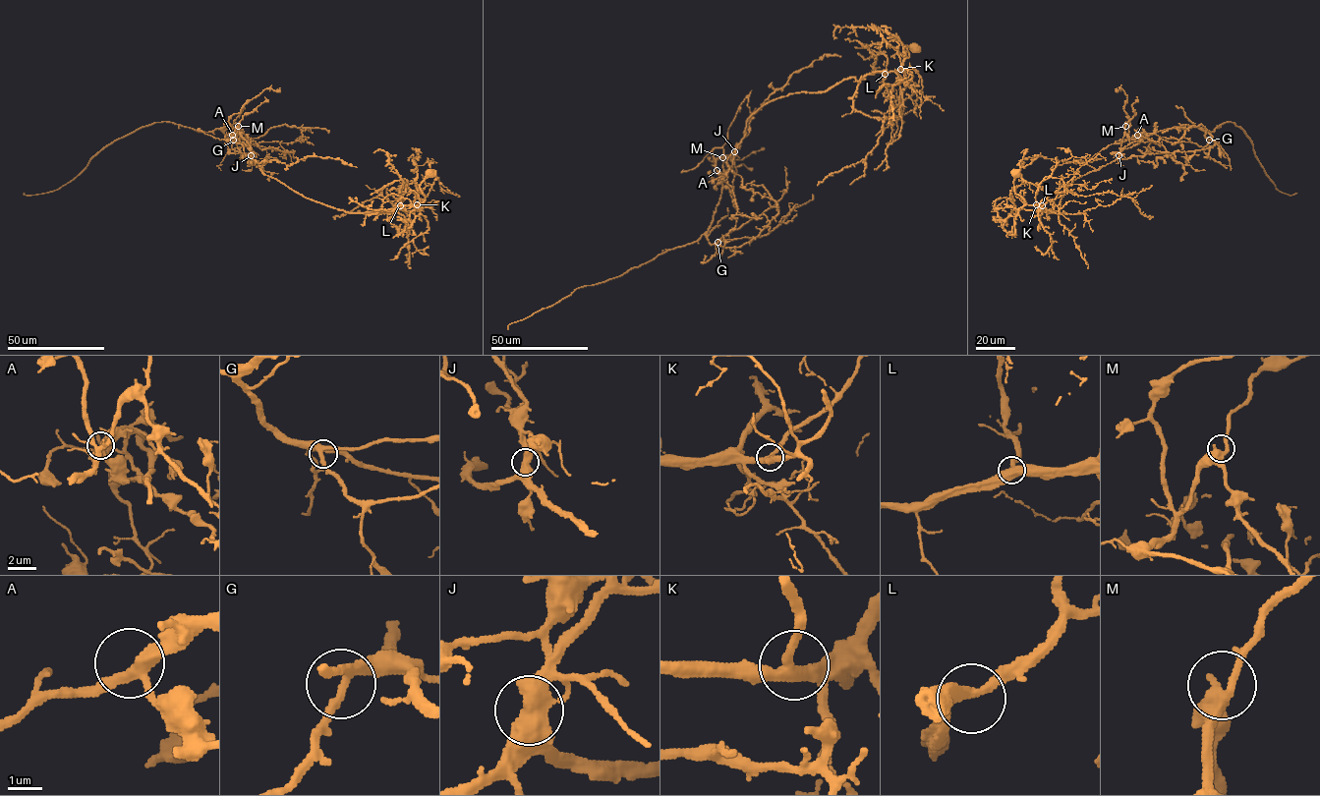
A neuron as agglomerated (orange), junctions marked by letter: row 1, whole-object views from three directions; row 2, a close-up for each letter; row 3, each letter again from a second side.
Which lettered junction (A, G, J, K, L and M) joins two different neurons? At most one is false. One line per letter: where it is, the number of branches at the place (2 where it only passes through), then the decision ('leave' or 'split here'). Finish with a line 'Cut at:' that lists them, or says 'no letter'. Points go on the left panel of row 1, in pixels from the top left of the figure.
A: place (232, 135); branches 3; leave
G: place (233, 140); branches 3; leave
J: place (251, 155); branches 2; split here
K: place (417, 204); branches 3; leave
L: place (400, 205); branches 3; leave
M: place (238, 126); branches 2; leave
Cut at: J

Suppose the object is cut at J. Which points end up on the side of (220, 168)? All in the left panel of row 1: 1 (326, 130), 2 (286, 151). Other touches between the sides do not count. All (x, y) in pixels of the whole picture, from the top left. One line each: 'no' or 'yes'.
1: yes
2: yes

